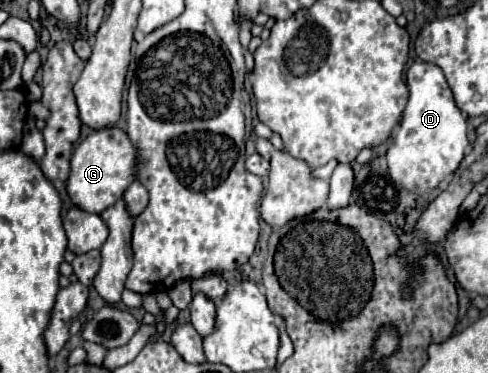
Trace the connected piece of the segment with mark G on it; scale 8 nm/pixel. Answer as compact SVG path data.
M108 127L94 131L76 147L70 159L70 177L66 183L70 201L82 211L102 213L104 209L114 205L114 201L118 201L128 189L128 185L136 179L134 161L136 149L122 129Z

